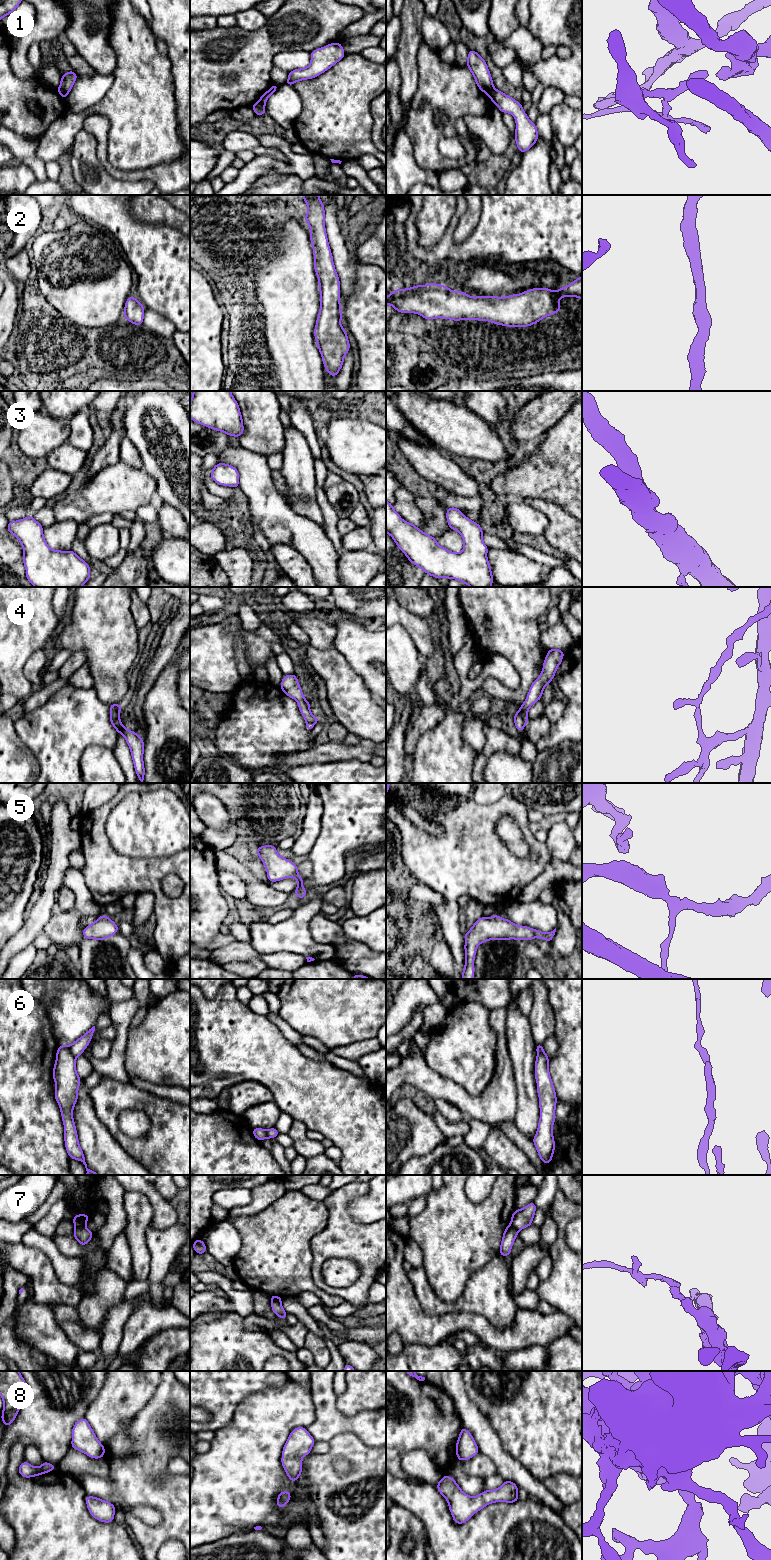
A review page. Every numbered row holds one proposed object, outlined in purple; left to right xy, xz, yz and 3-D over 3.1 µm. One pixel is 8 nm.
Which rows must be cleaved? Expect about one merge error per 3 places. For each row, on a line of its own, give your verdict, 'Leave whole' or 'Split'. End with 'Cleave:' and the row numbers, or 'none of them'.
1: Split
2: Leave whole
3: Leave whole
4: Split
5: Leave whole
6: Split
7: Split
8: Leave whole
Cleave: 1, 4, 6, 7

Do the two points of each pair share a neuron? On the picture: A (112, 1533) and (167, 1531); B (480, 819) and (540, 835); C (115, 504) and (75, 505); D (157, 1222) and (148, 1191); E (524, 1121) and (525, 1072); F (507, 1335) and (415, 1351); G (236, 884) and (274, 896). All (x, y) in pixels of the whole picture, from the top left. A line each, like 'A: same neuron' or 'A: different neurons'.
A: different neurons
B: different neurons
C: same neuron
D: same neuron
E: same neuron
F: different neurons
G: different neurons

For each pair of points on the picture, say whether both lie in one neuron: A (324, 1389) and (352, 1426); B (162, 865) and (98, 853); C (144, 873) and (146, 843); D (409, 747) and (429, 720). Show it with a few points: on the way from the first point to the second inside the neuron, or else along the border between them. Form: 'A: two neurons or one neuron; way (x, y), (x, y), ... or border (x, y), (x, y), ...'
A: one neuron; way (324, 1400), (325, 1405), (341, 1421)
B: one neuron; way (146, 867), (114, 867)
C: two neurons; border (122, 854), (128, 857), (168, 857)
D: one neuron; way (411, 740), (412, 736), (422, 726)

